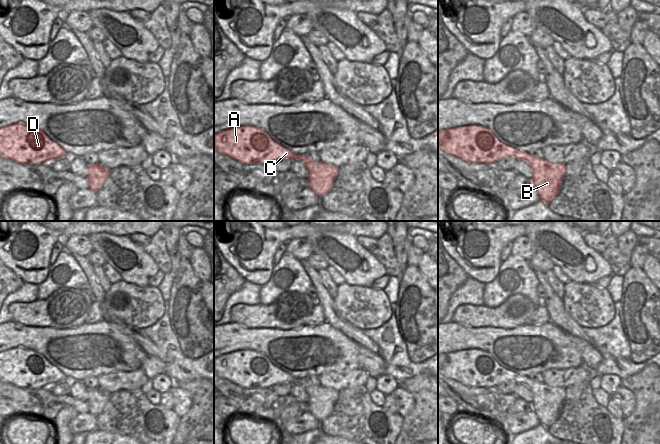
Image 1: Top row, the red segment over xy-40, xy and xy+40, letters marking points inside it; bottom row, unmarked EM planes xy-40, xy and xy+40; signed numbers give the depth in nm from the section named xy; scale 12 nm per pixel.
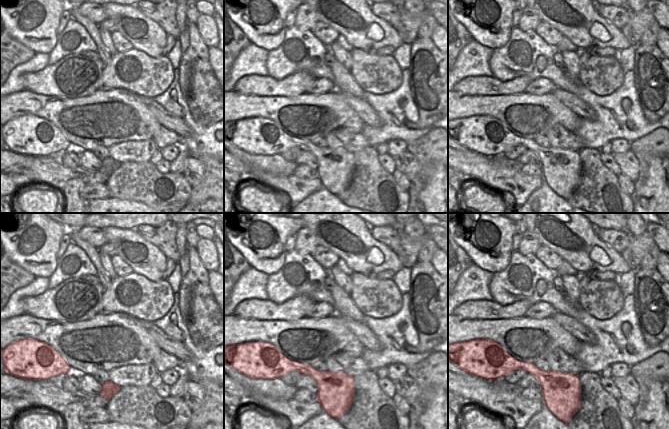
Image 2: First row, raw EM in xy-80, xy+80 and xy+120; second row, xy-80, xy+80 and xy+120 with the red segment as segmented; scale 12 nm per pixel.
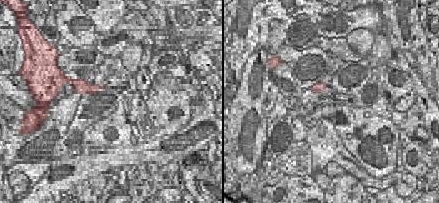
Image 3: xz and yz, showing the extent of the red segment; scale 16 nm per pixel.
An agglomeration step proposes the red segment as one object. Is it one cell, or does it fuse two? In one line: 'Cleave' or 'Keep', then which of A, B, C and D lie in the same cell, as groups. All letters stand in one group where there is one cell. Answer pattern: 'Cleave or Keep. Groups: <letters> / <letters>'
Keep. Groups: A B C D.

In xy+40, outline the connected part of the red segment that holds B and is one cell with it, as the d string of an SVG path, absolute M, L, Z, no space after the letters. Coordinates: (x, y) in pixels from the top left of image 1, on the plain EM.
M462 350L438 355L440 373L464 386L489 388L508 380L527 386L533 393L531 409L541 425L549 428L558 419L566 389L538 383L500 366L486 351Z

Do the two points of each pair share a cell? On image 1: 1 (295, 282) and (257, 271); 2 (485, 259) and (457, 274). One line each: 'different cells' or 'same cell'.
1: different cells
2: different cells

